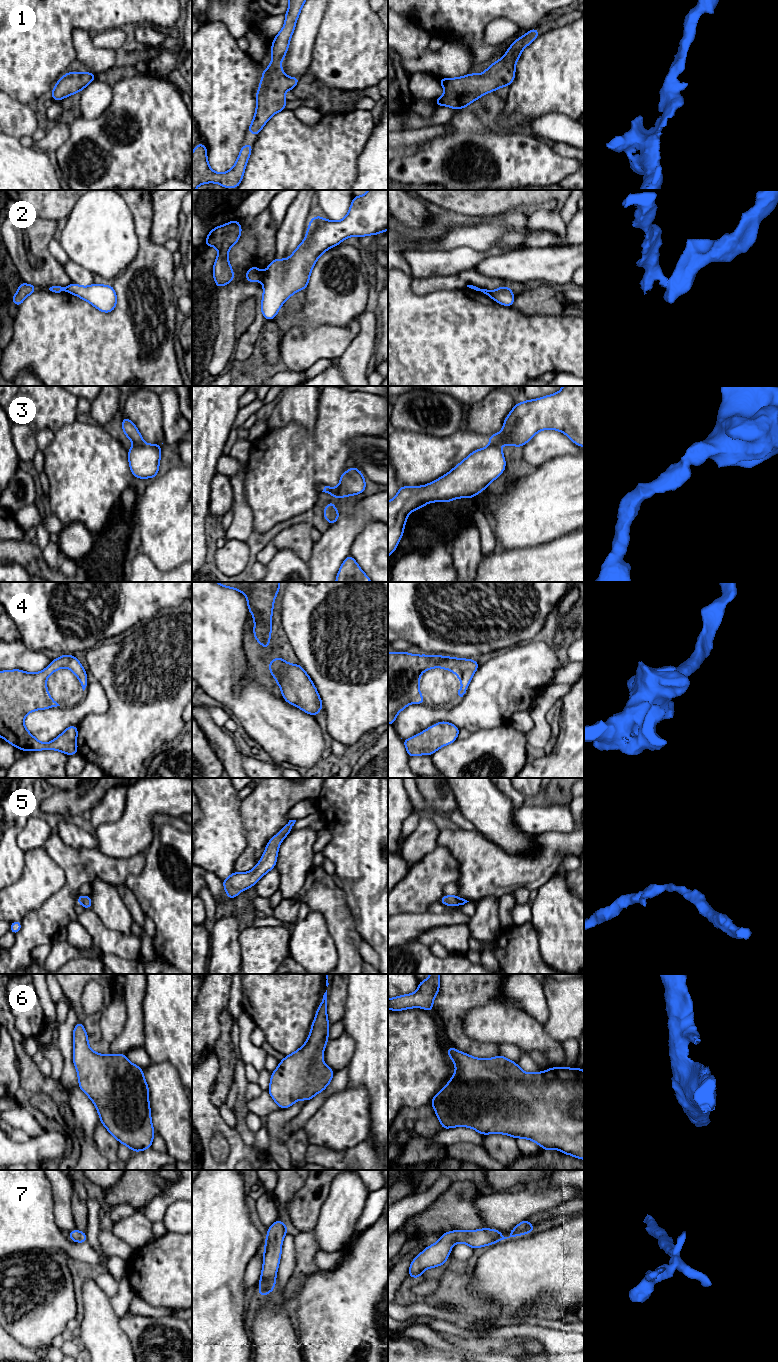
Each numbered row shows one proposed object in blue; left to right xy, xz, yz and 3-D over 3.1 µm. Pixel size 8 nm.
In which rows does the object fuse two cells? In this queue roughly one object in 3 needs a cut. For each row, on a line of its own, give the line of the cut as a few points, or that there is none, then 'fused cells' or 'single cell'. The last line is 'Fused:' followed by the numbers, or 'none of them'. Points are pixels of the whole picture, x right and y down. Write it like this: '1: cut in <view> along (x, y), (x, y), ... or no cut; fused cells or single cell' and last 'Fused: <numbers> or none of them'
1: no cut; single cell
2: cut in xz along (264, 273), (261, 279); fused cells
3: cut in xy along (144, 443), (135, 445); fused cells
4: no cut; single cell
5: no cut; single cell
6: no cut; single cell
7: no cut; single cell
Fused: 2, 3

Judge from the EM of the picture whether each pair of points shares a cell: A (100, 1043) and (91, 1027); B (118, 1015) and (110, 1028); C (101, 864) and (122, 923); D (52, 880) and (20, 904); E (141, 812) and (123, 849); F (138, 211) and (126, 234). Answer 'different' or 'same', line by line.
A: same
B: same
C: different
D: same
E: same
F: different

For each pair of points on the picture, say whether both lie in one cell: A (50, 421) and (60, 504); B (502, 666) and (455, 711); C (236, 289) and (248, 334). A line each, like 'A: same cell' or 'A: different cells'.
A: different cells
B: same cell
C: same cell

